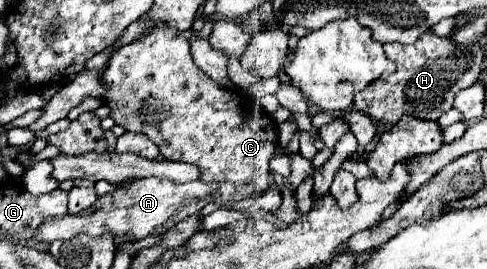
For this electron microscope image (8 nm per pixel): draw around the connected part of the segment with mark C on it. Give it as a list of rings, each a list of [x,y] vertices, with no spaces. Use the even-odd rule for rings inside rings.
[[[158,25],[150,35],[120,47],[110,57],[108,69],[102,75],[102,81],[106,81],[104,103],[110,107],[110,117],[126,131],[144,133],[152,143],[158,145],[166,159],[186,161],[202,169],[204,183],[230,181],[238,189],[238,193],[234,193],[238,199],[264,191],[272,183],[268,163],[278,145],[278,127],[274,119],[268,113],[254,113],[256,105],[246,103],[250,97],[246,97],[242,91],[222,89],[214,79],[198,69],[190,53],[190,39],[176,39],[176,35],[176,29]]]

